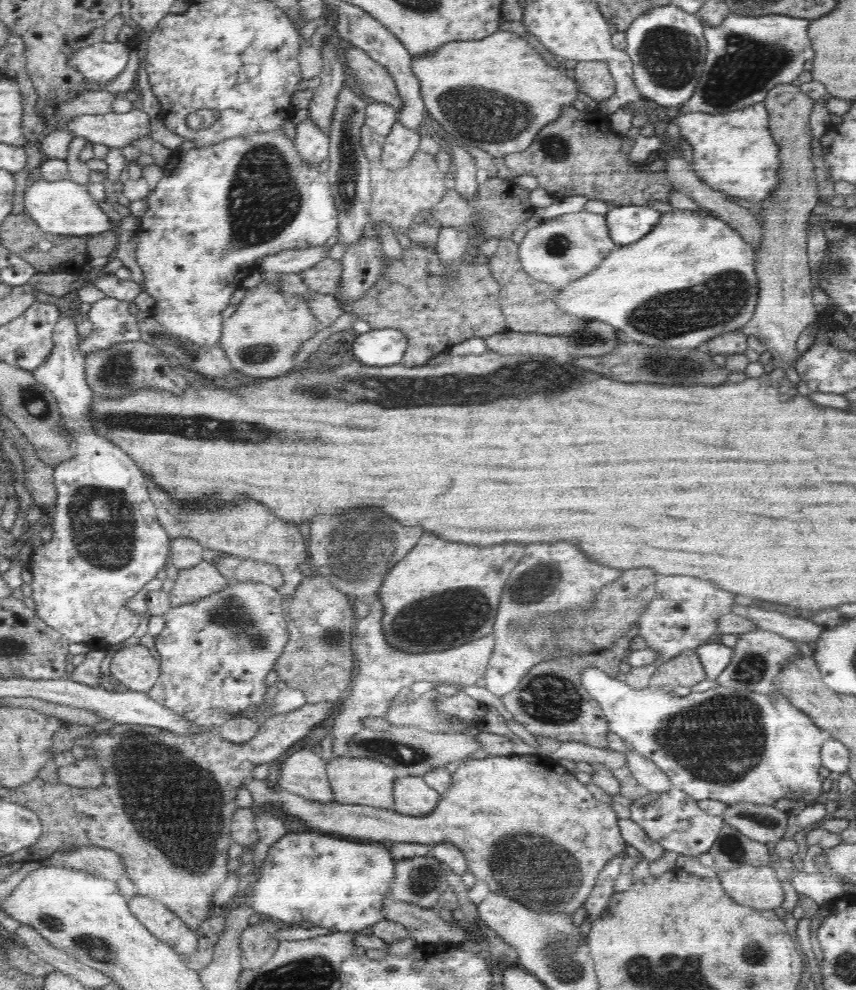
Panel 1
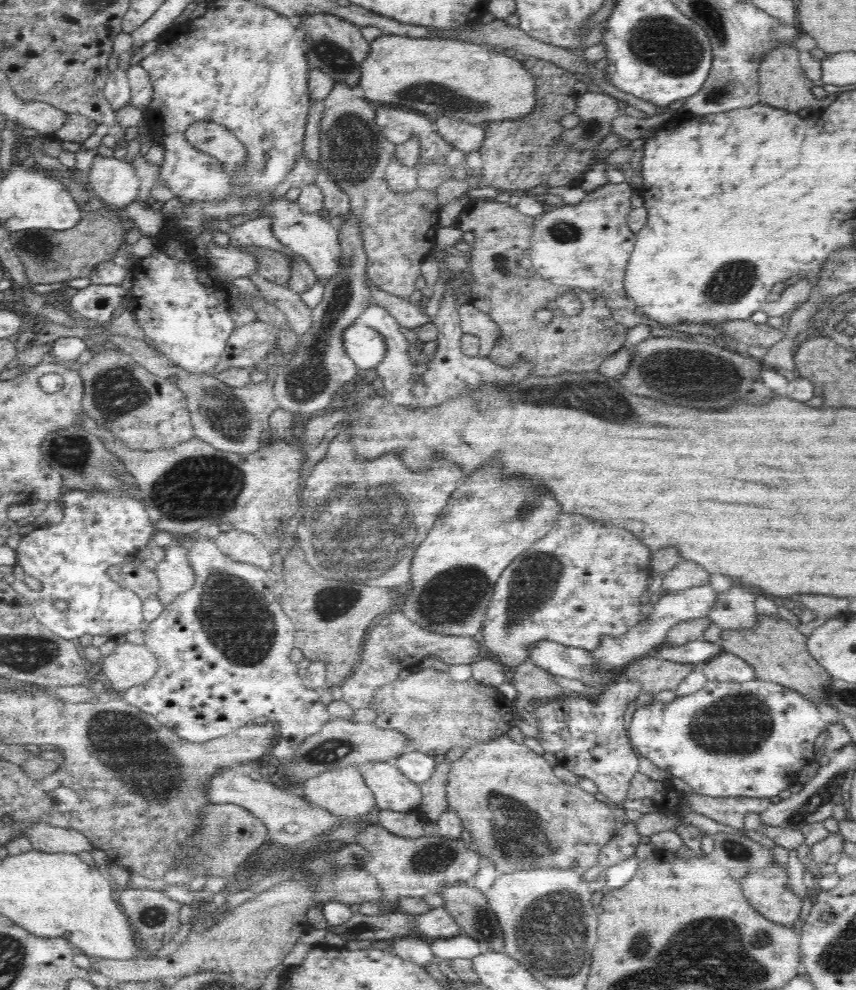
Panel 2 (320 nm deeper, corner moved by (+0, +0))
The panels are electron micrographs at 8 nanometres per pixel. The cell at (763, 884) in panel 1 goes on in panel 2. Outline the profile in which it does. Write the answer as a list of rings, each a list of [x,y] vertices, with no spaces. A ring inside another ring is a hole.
[[[772,864],[768,869],[762,872],[752,872],[738,881],[743,895],[755,908],[756,912],[759,912],[772,922],[793,927],[802,910],[802,899],[792,891],[792,887],[788,883],[788,878],[785,866]]]

